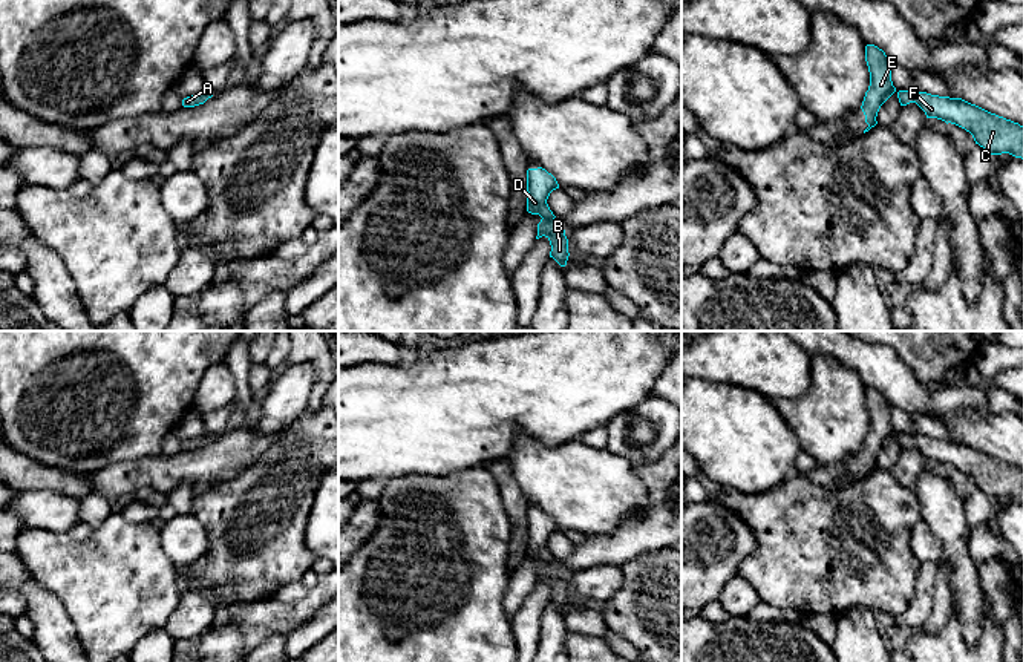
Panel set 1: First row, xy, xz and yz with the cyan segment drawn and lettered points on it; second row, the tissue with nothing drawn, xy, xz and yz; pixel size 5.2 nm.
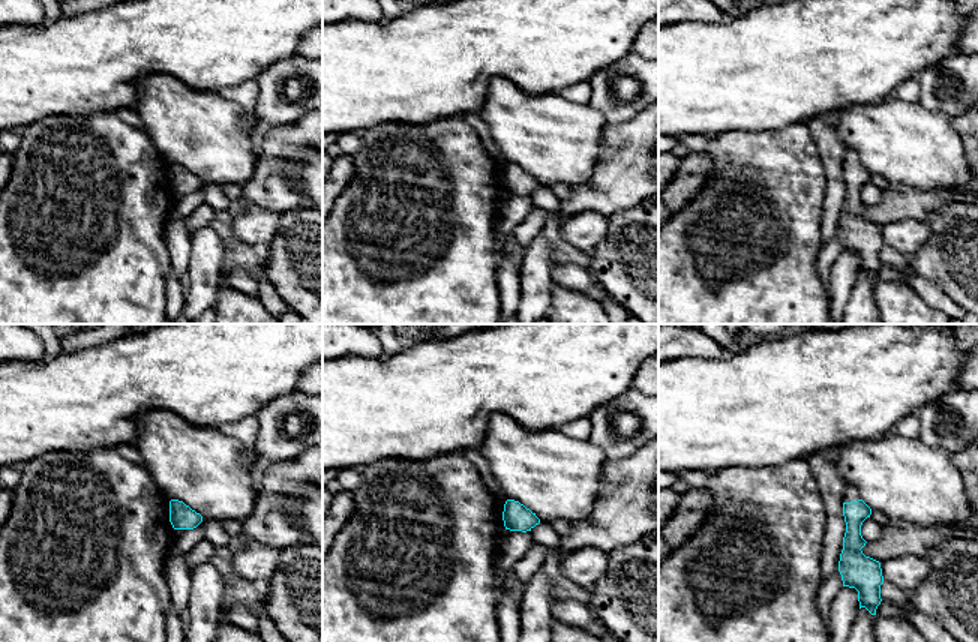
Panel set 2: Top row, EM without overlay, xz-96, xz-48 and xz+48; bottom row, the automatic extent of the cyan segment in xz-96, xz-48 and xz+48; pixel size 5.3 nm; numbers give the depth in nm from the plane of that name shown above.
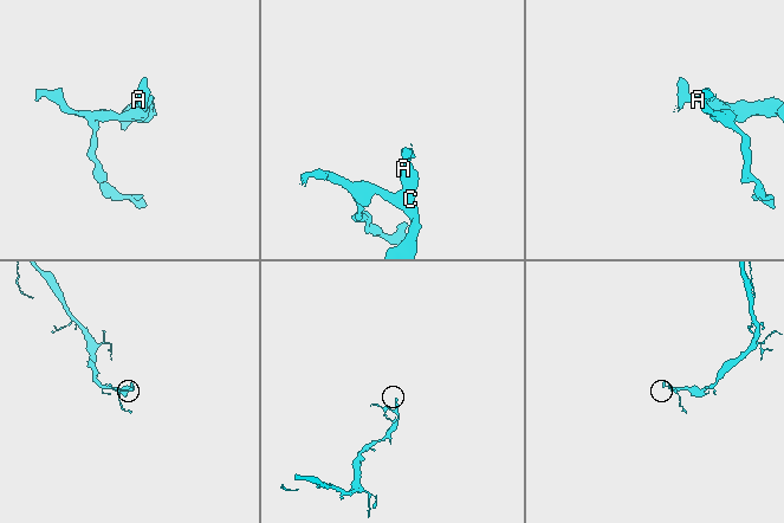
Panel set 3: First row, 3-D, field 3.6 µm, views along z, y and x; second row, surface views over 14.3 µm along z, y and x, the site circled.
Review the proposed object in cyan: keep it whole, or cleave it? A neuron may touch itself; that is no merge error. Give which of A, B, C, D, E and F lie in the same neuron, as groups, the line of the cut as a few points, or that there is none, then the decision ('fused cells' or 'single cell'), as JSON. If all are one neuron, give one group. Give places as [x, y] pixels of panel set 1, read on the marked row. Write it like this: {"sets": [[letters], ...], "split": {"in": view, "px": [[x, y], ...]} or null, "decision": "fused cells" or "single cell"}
{"sets": [["A", "B", "C", "D", "E", "F"]], "split": null, "decision": "single cell"}

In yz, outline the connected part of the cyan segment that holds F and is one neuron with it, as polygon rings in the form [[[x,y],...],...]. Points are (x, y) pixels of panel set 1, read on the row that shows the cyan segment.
[[[874,44],[865,46],[865,61],[870,72],[870,86],[862,101],[862,112],[868,132],[878,124],[881,106],[896,92],[900,106],[916,103],[927,118],[937,118],[969,132],[980,147],[991,155],[1009,153],[1023,159],[1023,126],[991,113],[962,98],[931,95],[927,92],[896,90],[891,81],[888,57]]]

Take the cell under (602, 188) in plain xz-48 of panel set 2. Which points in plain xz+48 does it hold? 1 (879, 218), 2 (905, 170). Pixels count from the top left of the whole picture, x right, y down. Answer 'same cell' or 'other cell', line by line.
1: same cell
2: other cell

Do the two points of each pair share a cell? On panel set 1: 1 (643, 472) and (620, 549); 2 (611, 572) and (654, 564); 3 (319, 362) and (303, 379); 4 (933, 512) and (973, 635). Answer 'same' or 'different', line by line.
1: same
2: different
3: different
4: same

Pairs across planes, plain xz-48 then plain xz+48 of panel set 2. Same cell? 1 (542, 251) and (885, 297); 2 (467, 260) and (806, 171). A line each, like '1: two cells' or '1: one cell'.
1: two cells
2: one cell

